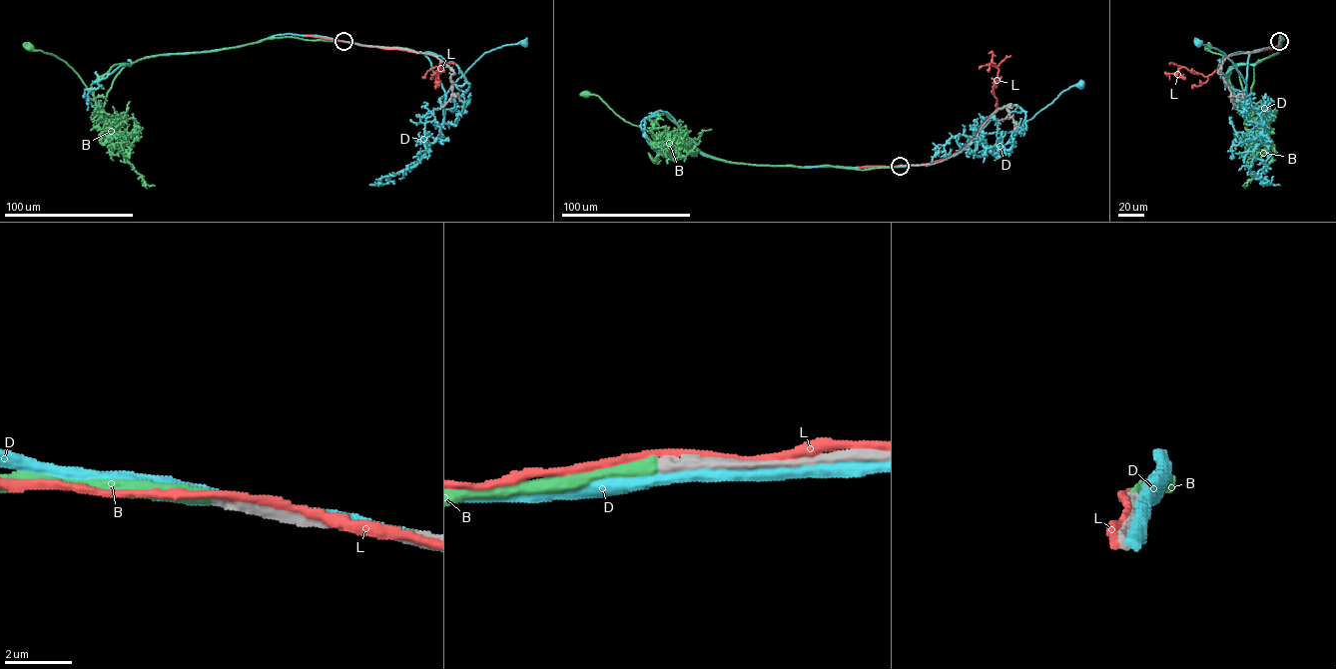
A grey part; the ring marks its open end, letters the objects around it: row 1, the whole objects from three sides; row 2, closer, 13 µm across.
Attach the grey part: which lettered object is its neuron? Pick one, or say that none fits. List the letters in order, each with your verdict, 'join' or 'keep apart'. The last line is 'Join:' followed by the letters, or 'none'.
B: join
D: keep apart
L: keep apart
Join: B

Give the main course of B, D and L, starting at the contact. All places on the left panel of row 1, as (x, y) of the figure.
B: (343, 41), (266, 38), (141, 59), (114, 78), (101, 111), (71, 68), (29, 47)
D: (345, 42), (422, 52), (430, 62), (446, 96), (450, 87), (484, 53), (524, 42)
L: (345, 42), (430, 54), (440, 60), (436, 76), (440, 72), (441, 67), (438, 74), (435, 73), (438, 79)

